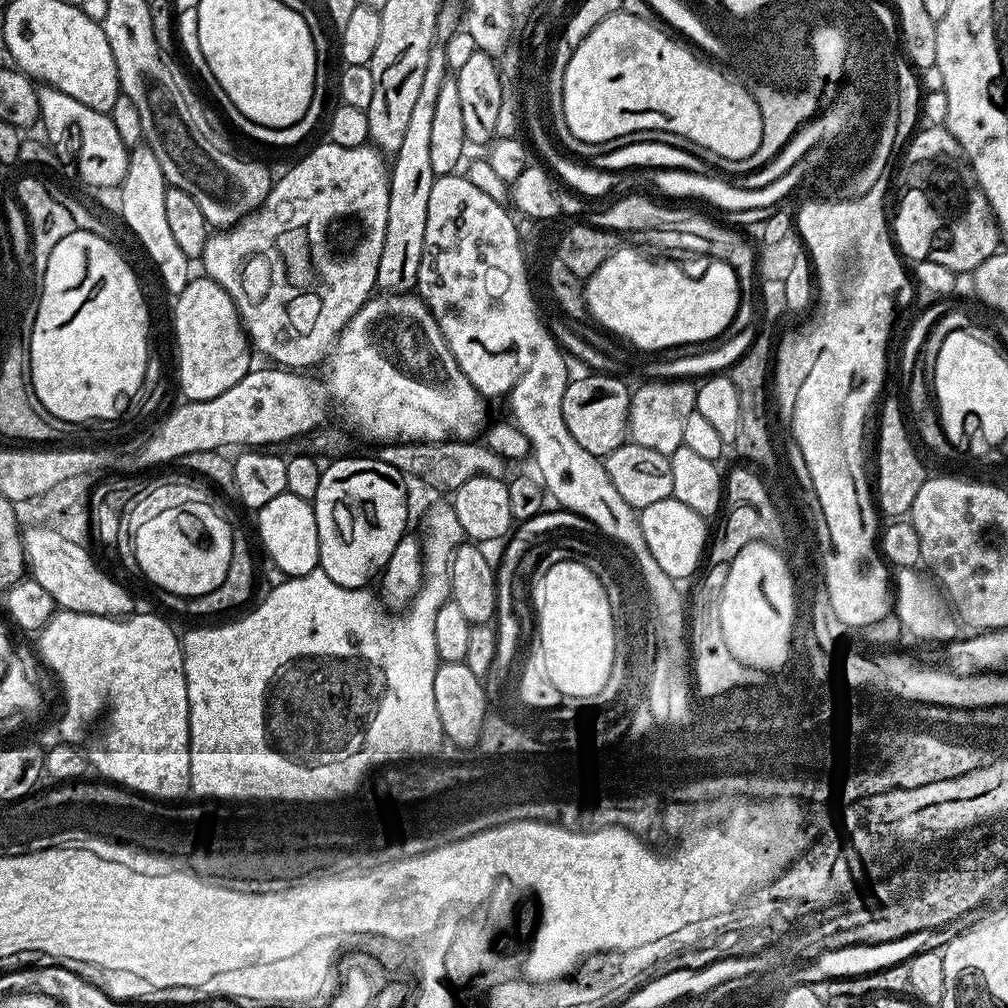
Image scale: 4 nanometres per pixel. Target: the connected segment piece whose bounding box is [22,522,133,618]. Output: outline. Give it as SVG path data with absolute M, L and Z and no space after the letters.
M36 522L31 526L33 528L25 527L22 532L26 568L31 579L36 580L39 586L42 586L50 594L57 609L65 612L81 612L82 614L98 614L99 616L115 616L117 618L123 618L133 611L131 594L114 577L107 576L96 565L95 558L87 552L89 549L85 545L70 542L70 538L58 534L58 530L47 527L43 523Z

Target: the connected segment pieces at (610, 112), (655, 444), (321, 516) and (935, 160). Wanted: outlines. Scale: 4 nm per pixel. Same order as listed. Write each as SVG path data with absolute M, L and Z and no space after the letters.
M614 14L610 18L606 18L602 22L598 22L598 26L594 26L594 30L590 30L590 34L586 34L586 38L582 38L582 42L576 48L572 49L568 61L565 66L565 80L562 82L562 104L560 112L564 116L562 121L563 127L570 130L570 134L574 134L574 138L578 138L587 144L594 142L610 142L610 138L622 138L622 134L634 134L638 130L654 130L655 132L669 132L670 134L682 134L682 138L690 138L690 142L698 142L698 146L706 146L706 150L711 150L713 154L724 152L722 159L728 156L734 158L746 158L748 152L754 150L752 144L760 144L760 116L756 116L756 104L752 104L752 100L748 100L748 88L743 83L735 84L728 76L723 76L716 68L711 68L707 64L707 59L695 56L697 53L693 51L687 43L675 40L675 35L663 32L663 27L655 28L652 20L643 20L634 14Z
M649 379L647 383L632 392L628 435L631 443L658 450L658 454L669 457L674 450L684 447L682 434L686 430L686 418L696 411L697 385L691 380Z
M351 454L343 459L333 459L321 471L314 501L318 522L319 571L324 572L330 582L343 588L363 588L383 573L390 562L390 554L394 554L394 546L398 546L400 539L409 531L407 483L406 476L398 469L372 456Z
M947 127L934 129L920 128L907 141L908 149L904 152L904 161L899 161L898 175L894 180L894 196L896 192L896 217L890 220L890 231L894 237L894 243L903 259L908 262L925 260L926 262L939 262L946 266L946 270L957 274L970 274L986 258L990 258L995 252L1001 251L1002 241L1000 228L996 224L996 215L992 213L990 202L986 194L976 181L976 175L972 173L972 166L964 155L962 146L950 134Z

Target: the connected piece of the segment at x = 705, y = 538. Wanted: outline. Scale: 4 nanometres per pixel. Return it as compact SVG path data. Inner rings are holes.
M673 499L653 502L652 505L639 509L638 515L642 526L642 536L646 538L646 543L651 554L654 554L655 561L670 579L682 582L687 576L701 571L700 560L702 564L710 543L709 521L705 517L694 514L690 506Z

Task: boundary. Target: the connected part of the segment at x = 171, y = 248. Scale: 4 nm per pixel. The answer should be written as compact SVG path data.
M143 142L129 151L127 172L118 190L120 212L129 230L136 236L156 266L165 288L172 296L179 295L192 279L190 257L183 253L171 233L166 217L166 190L169 185L158 163L157 155Z

